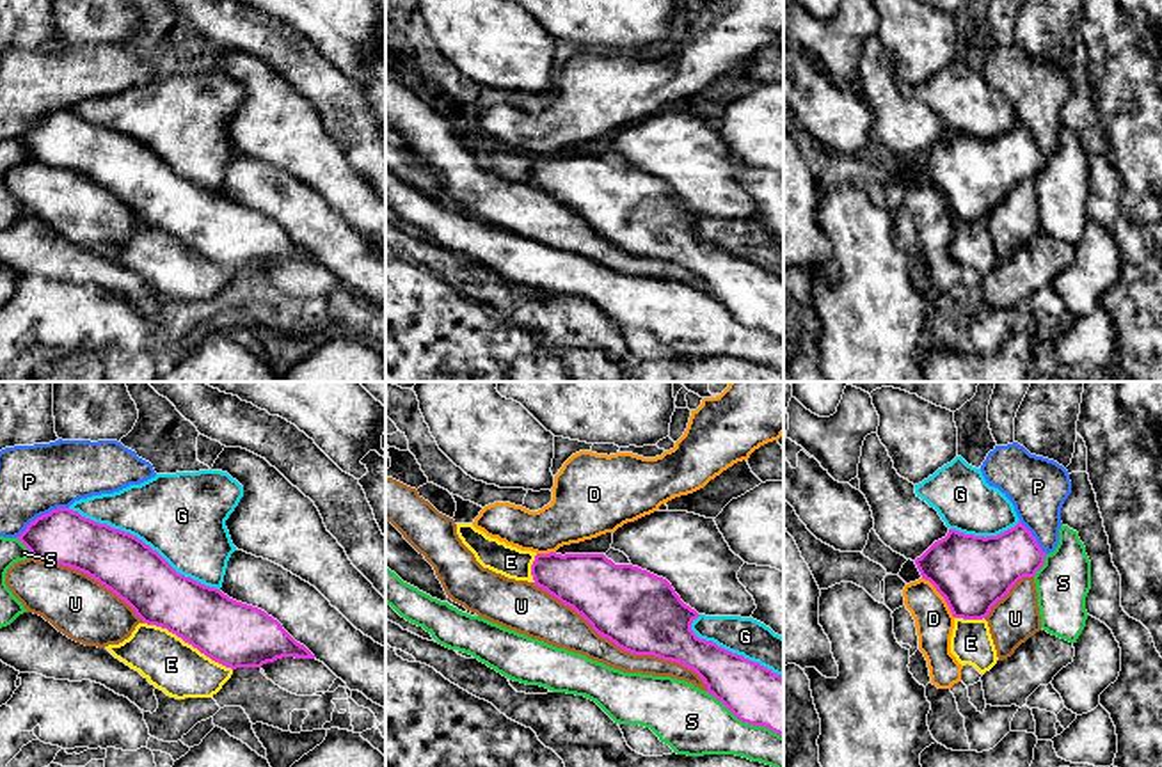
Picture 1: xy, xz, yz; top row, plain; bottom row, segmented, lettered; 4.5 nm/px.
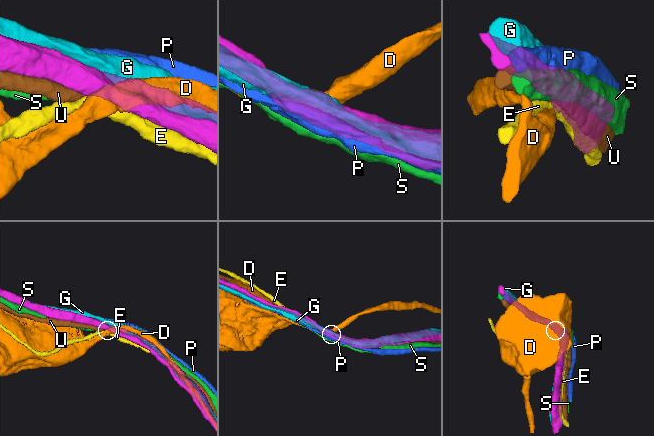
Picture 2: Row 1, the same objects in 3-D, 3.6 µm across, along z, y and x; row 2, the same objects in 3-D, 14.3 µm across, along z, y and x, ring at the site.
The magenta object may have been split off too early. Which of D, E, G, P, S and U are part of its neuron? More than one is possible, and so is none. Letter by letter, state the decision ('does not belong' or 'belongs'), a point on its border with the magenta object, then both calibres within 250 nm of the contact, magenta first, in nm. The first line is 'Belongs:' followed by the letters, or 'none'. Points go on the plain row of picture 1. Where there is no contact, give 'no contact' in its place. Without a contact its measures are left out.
Belongs: none
D: does not belong; contact yz (942, 197); calibres 340 and 170 nm
E: does not belong; contact xy (189, 245); calibres 300 and 240 nm
G: does not belong; contact xy (143, 144); calibres 260 and 380 nm
P: does not belong; contact xy (41, 118); calibres 260 and 320 nm
S: does not belong; contact xz (743, 324); calibres 260 and 300 nm
U: does not belong; contact xz (622, 251); calibres 360 and 170 nm

